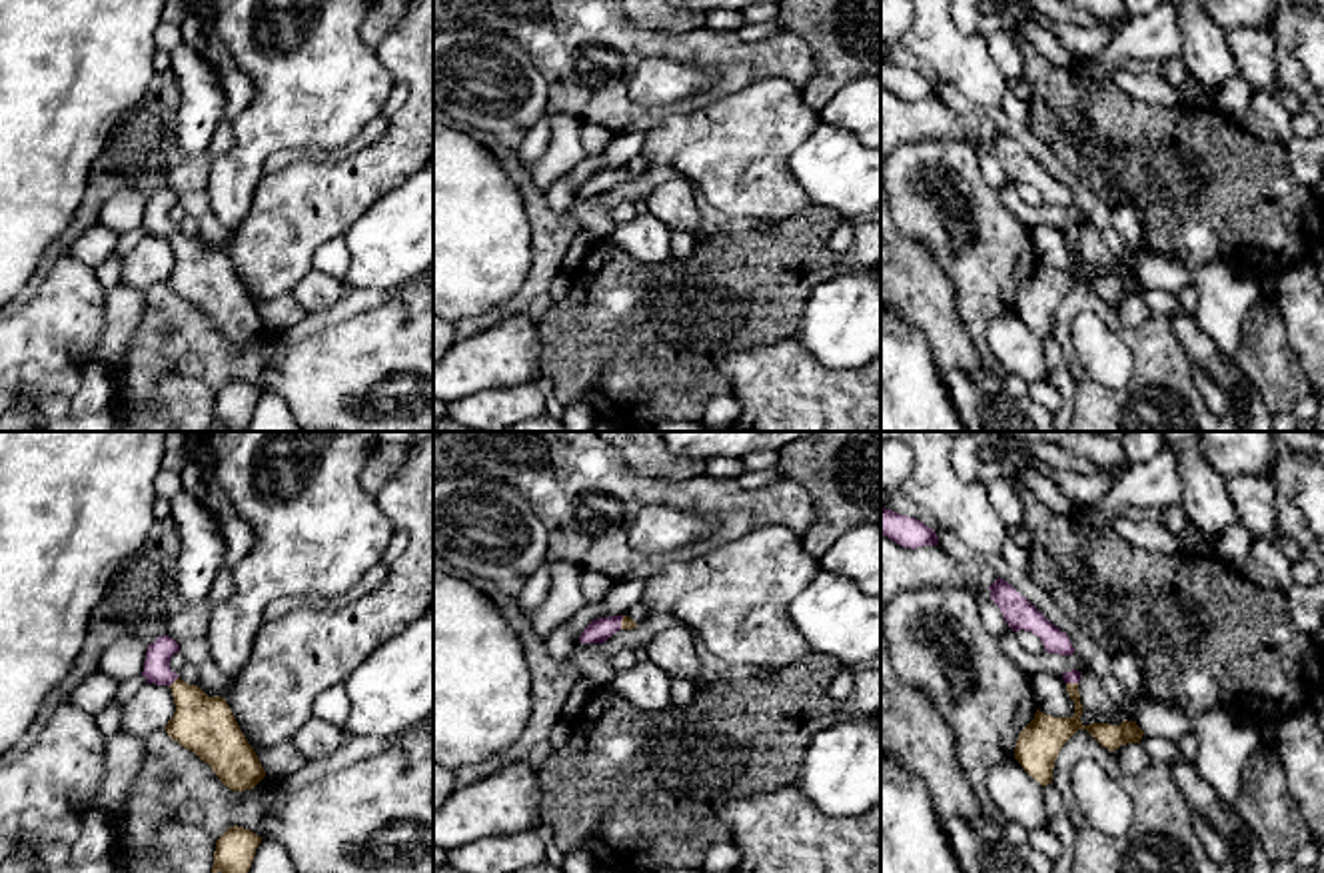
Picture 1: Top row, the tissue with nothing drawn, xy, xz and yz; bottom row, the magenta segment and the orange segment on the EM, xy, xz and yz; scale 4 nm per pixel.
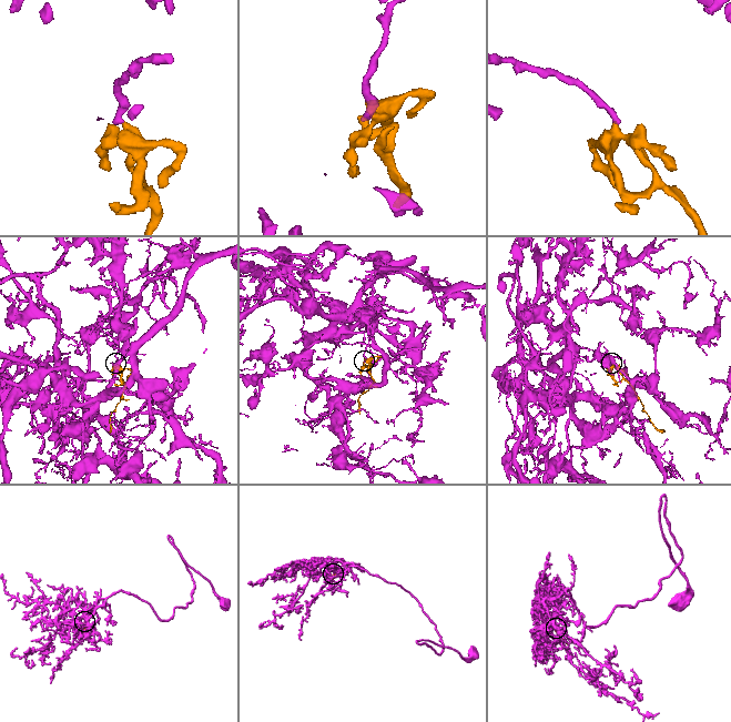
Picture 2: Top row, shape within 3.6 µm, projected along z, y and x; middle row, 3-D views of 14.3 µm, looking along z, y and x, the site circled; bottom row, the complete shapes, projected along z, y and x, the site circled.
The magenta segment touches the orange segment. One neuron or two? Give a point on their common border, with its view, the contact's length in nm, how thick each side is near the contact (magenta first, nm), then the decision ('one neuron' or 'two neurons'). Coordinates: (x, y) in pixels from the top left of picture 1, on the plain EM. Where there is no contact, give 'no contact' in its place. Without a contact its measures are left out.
contact xy (172, 234); length 60 nm; calibres 110 and 240 nm; one neuron

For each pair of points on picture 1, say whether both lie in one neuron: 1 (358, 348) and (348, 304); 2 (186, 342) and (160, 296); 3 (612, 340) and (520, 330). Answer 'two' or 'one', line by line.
1: two
2: one
3: two

